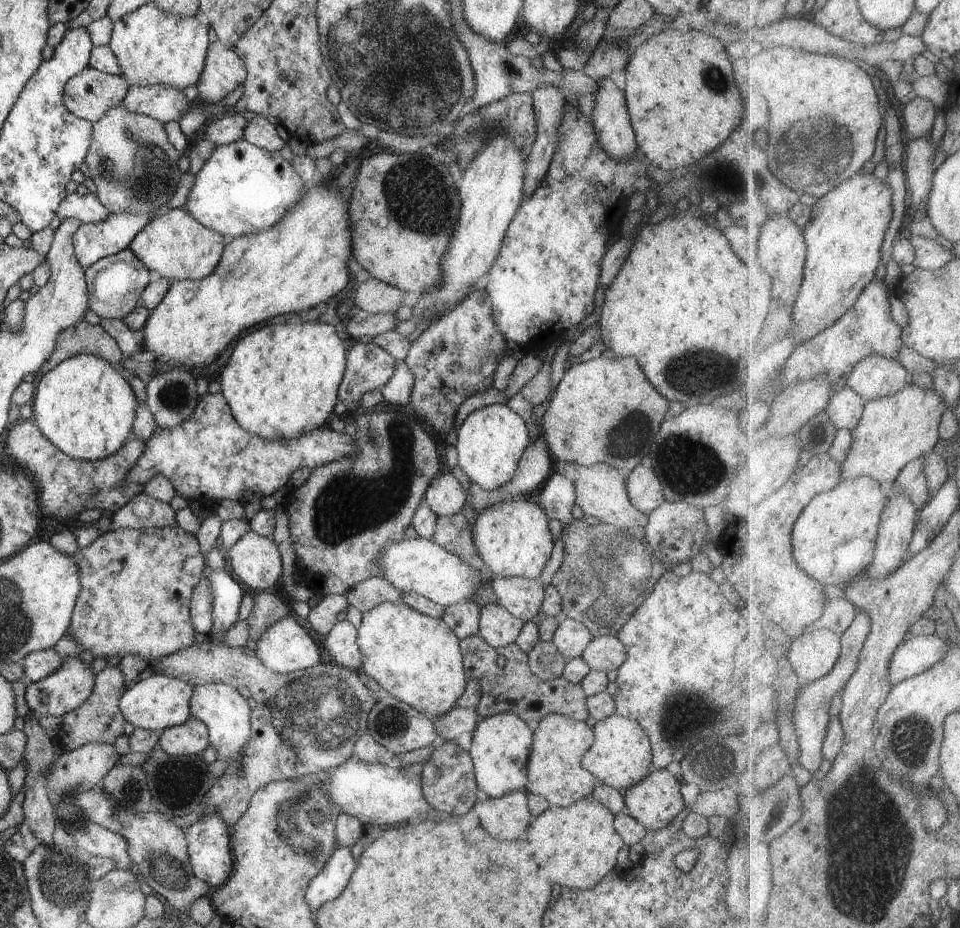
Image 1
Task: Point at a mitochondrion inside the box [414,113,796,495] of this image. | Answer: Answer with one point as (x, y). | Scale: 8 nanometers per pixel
(630, 434)

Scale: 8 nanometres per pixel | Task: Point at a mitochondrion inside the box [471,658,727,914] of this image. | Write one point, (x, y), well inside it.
(683, 704)

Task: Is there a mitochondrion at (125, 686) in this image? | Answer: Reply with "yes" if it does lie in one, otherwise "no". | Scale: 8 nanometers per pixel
no

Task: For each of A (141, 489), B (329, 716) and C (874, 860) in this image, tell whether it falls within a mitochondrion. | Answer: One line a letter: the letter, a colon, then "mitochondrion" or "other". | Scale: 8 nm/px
A: other
B: mitochondrion
C: mitochondrion

